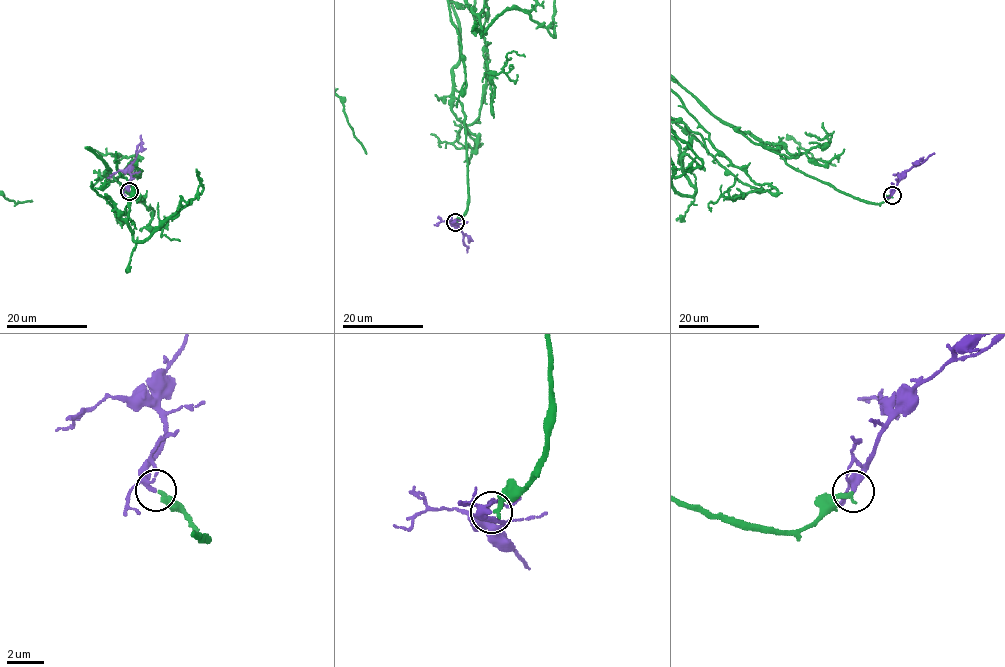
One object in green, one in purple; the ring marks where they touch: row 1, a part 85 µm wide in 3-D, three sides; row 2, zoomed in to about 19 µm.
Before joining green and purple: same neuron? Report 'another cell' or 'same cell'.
same cell

